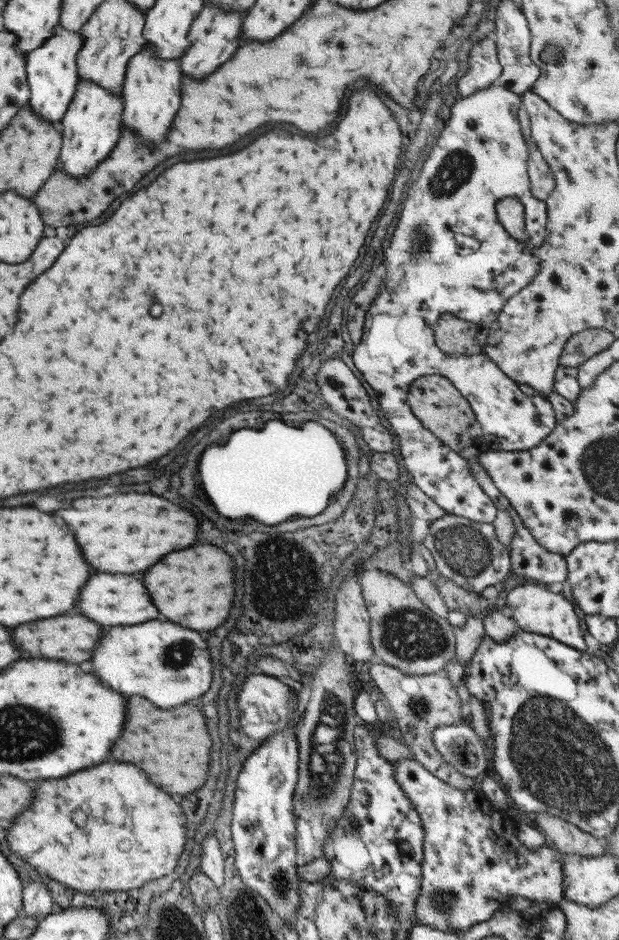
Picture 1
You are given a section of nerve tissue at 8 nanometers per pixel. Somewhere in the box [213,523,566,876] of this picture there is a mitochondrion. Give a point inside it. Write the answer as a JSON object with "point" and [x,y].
{"point":[326,762]}

